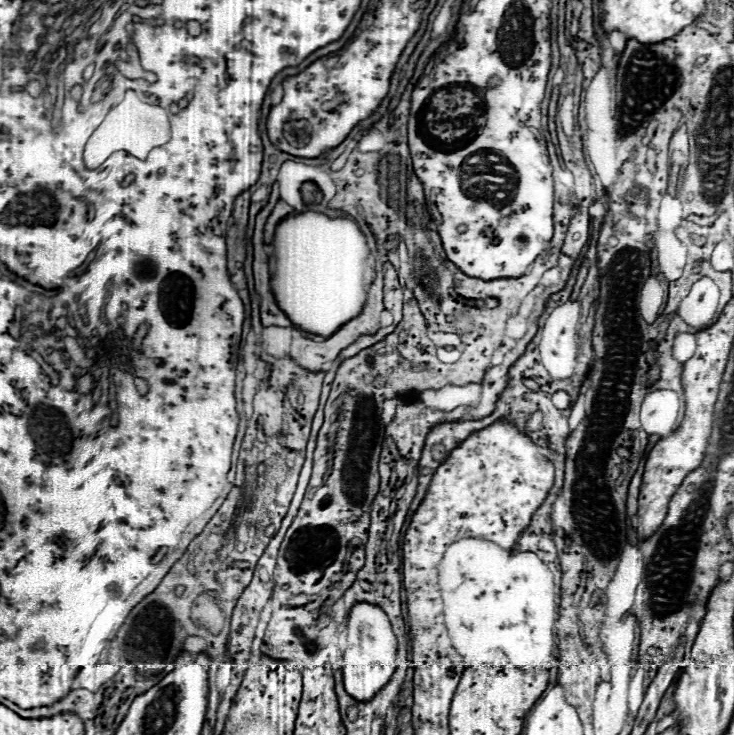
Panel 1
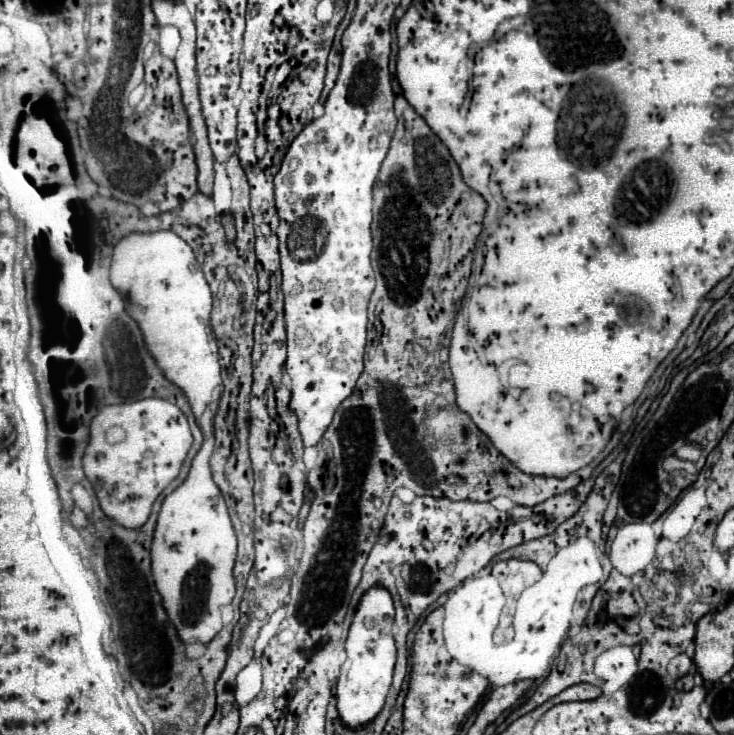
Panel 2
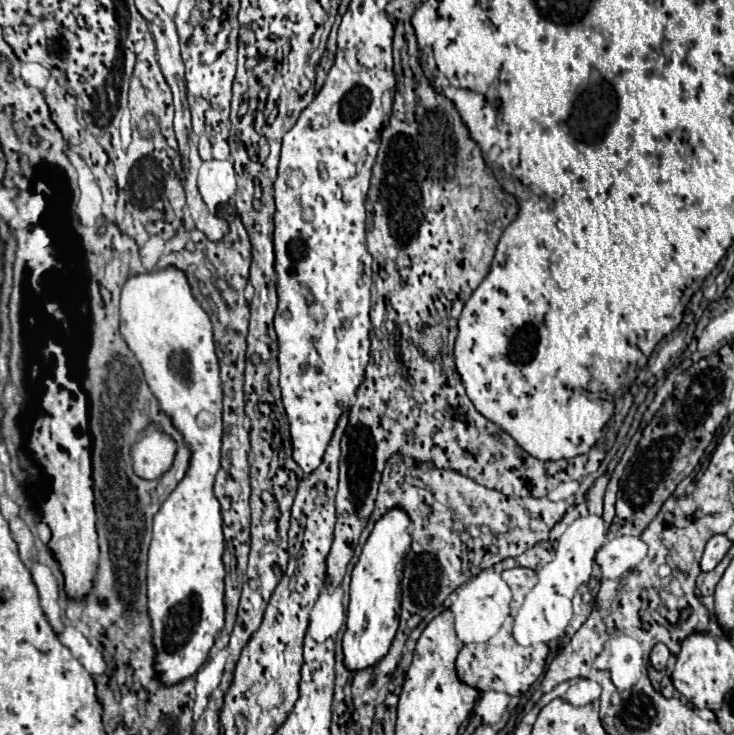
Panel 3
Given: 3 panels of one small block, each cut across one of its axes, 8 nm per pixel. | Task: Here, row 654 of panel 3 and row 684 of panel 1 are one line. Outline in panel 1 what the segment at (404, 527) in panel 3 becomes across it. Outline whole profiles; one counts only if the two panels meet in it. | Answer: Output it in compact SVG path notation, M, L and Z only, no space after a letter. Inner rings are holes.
M356 602L348 616L348 648L344 652L342 672L346 692L358 700L370 700L380 688L386 686L396 666L396 636L392 632L390 620L376 604Z

